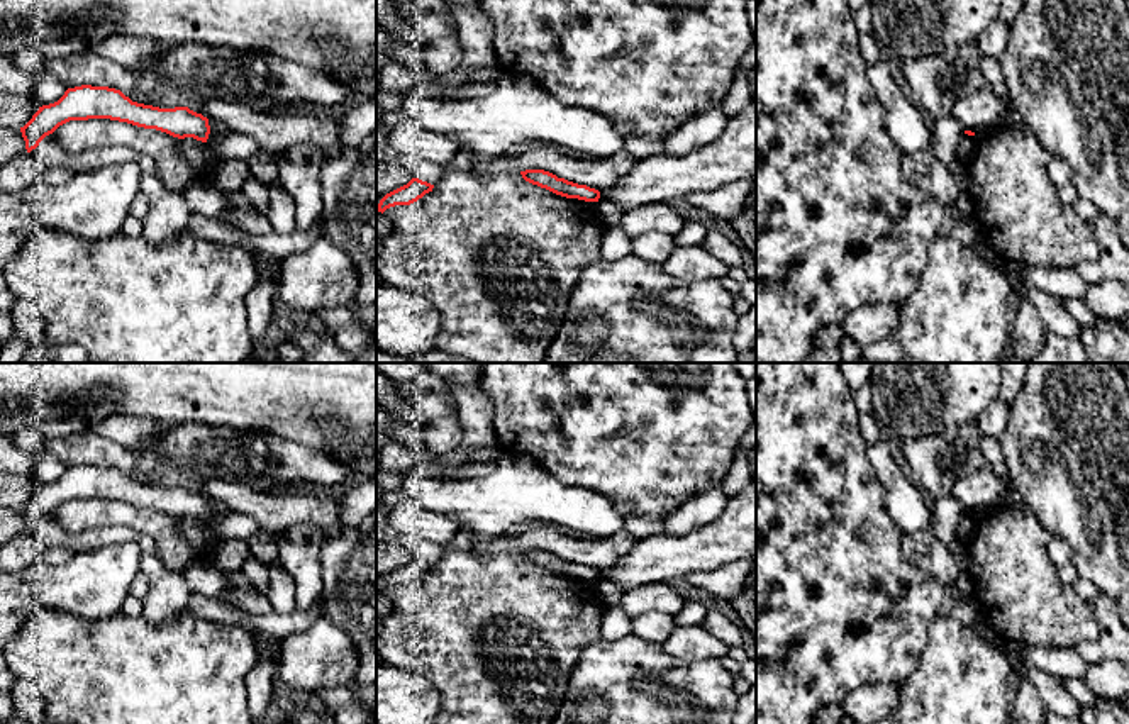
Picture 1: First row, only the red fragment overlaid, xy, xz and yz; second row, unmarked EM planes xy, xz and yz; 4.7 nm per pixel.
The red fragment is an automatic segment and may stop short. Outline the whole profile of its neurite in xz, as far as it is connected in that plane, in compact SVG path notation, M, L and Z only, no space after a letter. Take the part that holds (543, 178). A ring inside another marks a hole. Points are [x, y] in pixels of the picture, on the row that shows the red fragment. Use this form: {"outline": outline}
{"outline": "M526 170L526 171L520 171L520 175L526 181L566 198L578 198L585 202L598 202L600 198L598 190L590 188L587 185L568 181L564 178L558 178L556 175L544 170Z"}

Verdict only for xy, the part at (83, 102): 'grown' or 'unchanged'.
unchanged

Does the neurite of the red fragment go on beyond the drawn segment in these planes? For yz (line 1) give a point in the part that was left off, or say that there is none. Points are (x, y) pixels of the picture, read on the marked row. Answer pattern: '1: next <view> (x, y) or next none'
1: next none

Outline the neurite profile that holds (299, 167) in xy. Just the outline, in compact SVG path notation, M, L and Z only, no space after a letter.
M314 144L293 146L278 156L278 178L295 203L295 231L309 231L322 212L320 168L324 153Z

